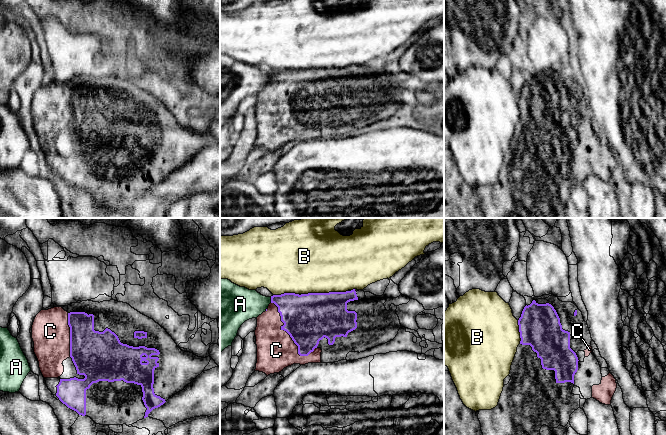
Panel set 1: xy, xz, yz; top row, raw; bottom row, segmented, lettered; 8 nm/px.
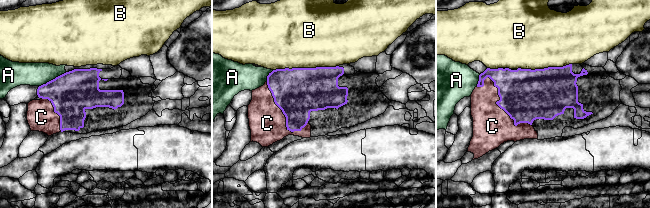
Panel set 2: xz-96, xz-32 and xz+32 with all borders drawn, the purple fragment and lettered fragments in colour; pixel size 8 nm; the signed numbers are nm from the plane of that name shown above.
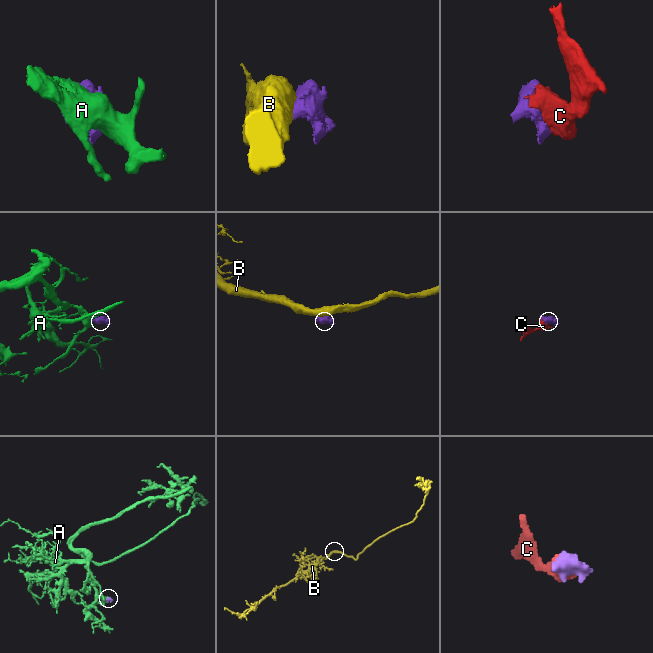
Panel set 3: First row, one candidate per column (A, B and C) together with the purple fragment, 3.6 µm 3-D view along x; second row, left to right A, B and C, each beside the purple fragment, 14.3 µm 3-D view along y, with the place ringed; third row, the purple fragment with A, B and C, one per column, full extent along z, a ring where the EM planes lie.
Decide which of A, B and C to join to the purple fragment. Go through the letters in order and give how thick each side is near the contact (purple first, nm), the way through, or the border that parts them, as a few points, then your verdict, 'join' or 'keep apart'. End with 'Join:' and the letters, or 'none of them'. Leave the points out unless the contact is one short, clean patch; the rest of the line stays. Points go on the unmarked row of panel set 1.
A: 300 nm thick on the purple side, 280 nm on the other; keep apart
B: 400 nm thick on the purple side, 500 nm on the other; keep apart
C: 400 nm thick on the purple side, 320 nm on the other; join
Join: C

